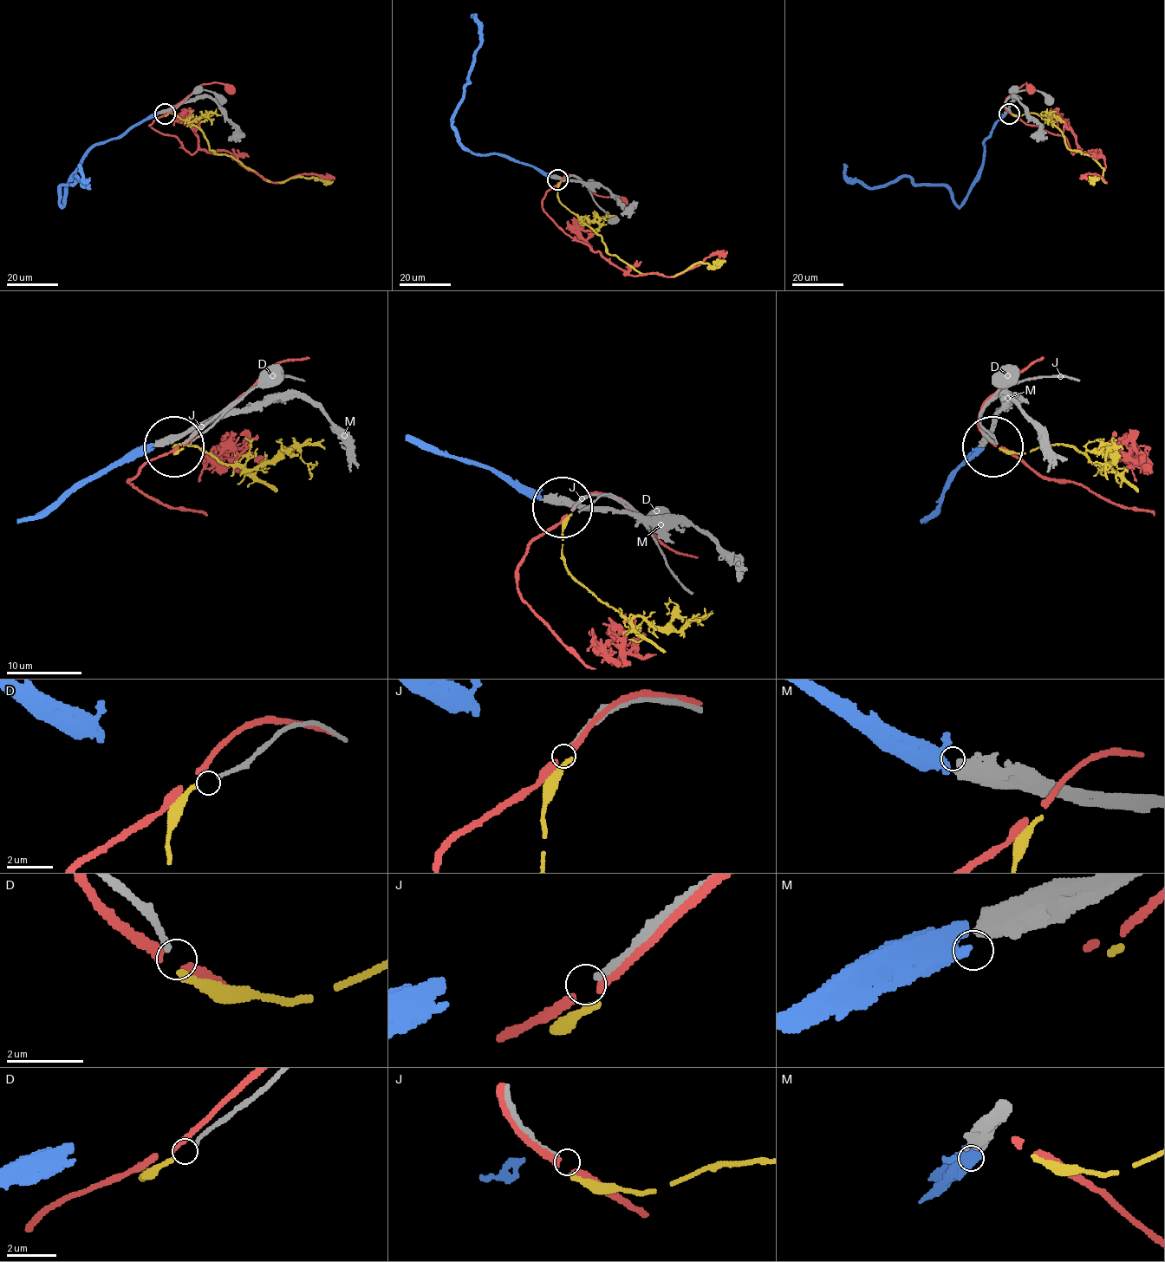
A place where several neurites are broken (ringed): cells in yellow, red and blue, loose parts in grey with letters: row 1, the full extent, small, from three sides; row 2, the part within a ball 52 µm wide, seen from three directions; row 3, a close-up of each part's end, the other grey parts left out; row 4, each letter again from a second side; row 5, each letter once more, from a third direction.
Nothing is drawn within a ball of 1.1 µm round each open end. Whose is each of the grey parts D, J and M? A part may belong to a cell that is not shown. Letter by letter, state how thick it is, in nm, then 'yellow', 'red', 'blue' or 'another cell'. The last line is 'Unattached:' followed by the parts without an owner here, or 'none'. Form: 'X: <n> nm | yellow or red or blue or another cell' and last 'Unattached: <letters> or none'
D: 140 nm | yellow
J: 220 nm | another cell
M: 600 nm | blue
Unattached: J

